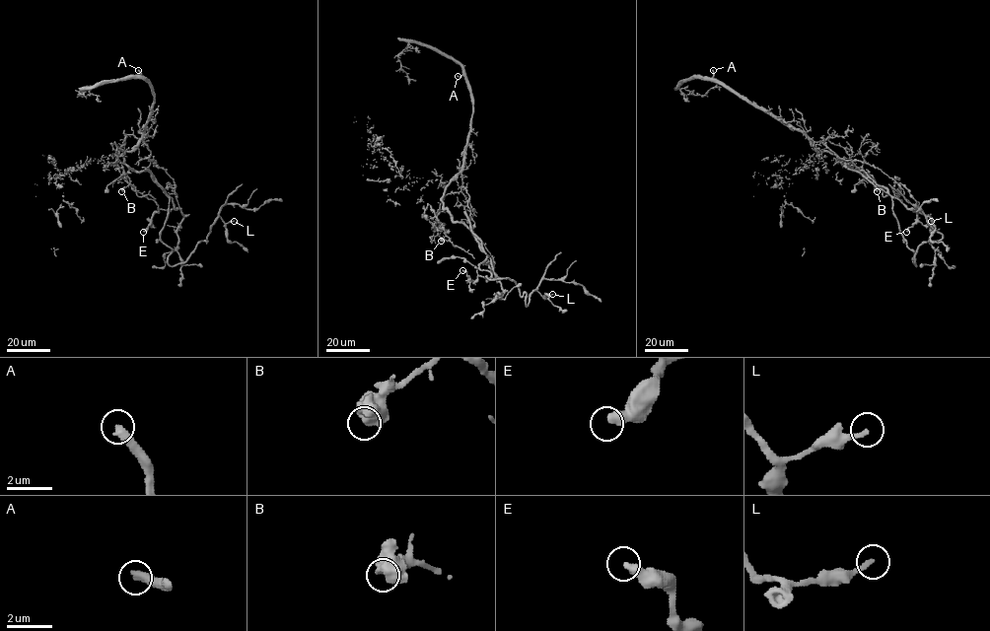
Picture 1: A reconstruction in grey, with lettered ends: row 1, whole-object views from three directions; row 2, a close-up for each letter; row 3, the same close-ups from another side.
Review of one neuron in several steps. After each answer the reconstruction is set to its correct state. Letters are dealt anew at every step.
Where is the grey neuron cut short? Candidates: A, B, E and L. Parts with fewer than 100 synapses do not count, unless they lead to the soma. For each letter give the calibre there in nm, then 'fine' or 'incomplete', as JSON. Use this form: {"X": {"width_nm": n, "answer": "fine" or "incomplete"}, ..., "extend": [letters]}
{"A": {"width_nm": 380, "answer": "incomplete"}, "B": {"width_nm": 750, "answer": "fine"}, "E": {"width_nm": 420, "answer": "fine"}, "L": {"width_nm": 220, "answer": "fine"}, "extend": ["A"]}

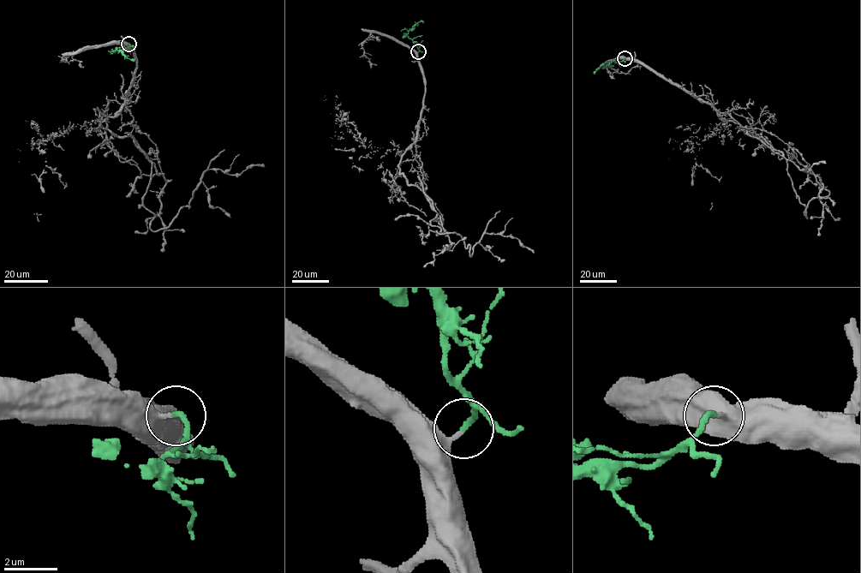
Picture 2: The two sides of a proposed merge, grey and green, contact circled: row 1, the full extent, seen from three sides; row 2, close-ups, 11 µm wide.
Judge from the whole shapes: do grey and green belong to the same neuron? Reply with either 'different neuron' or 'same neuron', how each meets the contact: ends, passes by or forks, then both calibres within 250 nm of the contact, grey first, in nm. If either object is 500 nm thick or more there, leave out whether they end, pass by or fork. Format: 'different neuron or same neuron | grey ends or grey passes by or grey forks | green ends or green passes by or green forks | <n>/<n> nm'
same neuron | grey ends | green ends | 240/200 nm

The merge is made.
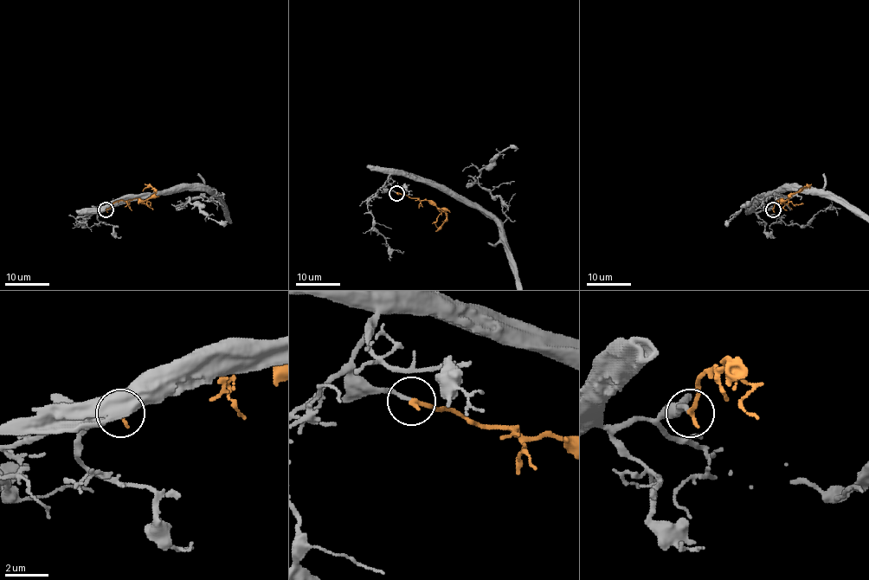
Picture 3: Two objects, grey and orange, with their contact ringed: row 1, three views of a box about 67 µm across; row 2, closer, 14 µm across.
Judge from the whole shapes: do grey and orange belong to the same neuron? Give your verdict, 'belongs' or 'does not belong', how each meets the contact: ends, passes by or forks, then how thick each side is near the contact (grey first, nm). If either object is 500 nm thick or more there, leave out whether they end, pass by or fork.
belongs; grey ends there; orange ends there; 190 nm thick on the grey side, 260 nm on the other

